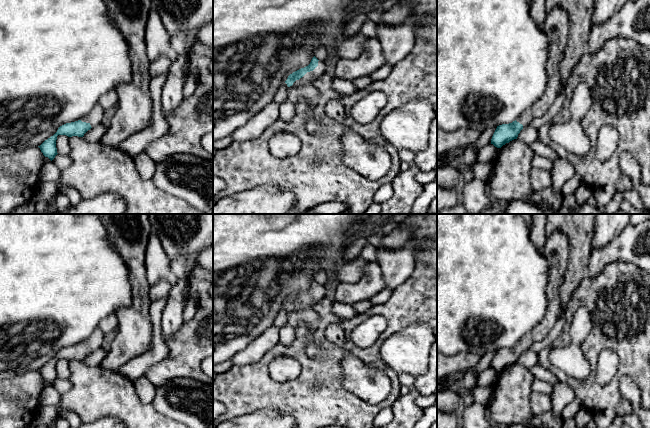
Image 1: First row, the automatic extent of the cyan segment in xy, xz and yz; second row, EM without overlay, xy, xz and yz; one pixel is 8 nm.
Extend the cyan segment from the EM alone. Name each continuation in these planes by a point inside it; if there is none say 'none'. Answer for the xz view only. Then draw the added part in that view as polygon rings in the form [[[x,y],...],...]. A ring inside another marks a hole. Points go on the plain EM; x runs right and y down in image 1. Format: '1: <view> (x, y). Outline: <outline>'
1: xz (311, 301). Outline: [[[318,285],[318,290],[310,296],[307,296],[302,302],[296,304],[293,309],[314,308],[322,299],[326,297],[326,287]]]

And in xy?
1: xy (95, 341). Outline: [[[99,327],[87,338],[84,342],[81,343],[82,346],[89,347],[91,351],[96,351],[102,348],[102,343],[104,339],[104,333]]]

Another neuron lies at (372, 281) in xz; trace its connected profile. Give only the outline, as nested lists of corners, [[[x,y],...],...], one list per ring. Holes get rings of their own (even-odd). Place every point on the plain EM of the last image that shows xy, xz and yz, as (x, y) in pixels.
[[[368,262],[358,282],[337,285],[335,301],[352,305],[359,301],[370,300],[384,288],[386,283],[378,262]]]

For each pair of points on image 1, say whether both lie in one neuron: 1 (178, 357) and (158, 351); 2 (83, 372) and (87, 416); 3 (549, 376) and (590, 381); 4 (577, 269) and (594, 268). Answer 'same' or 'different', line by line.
1: different
2: same
3: different
4: different

